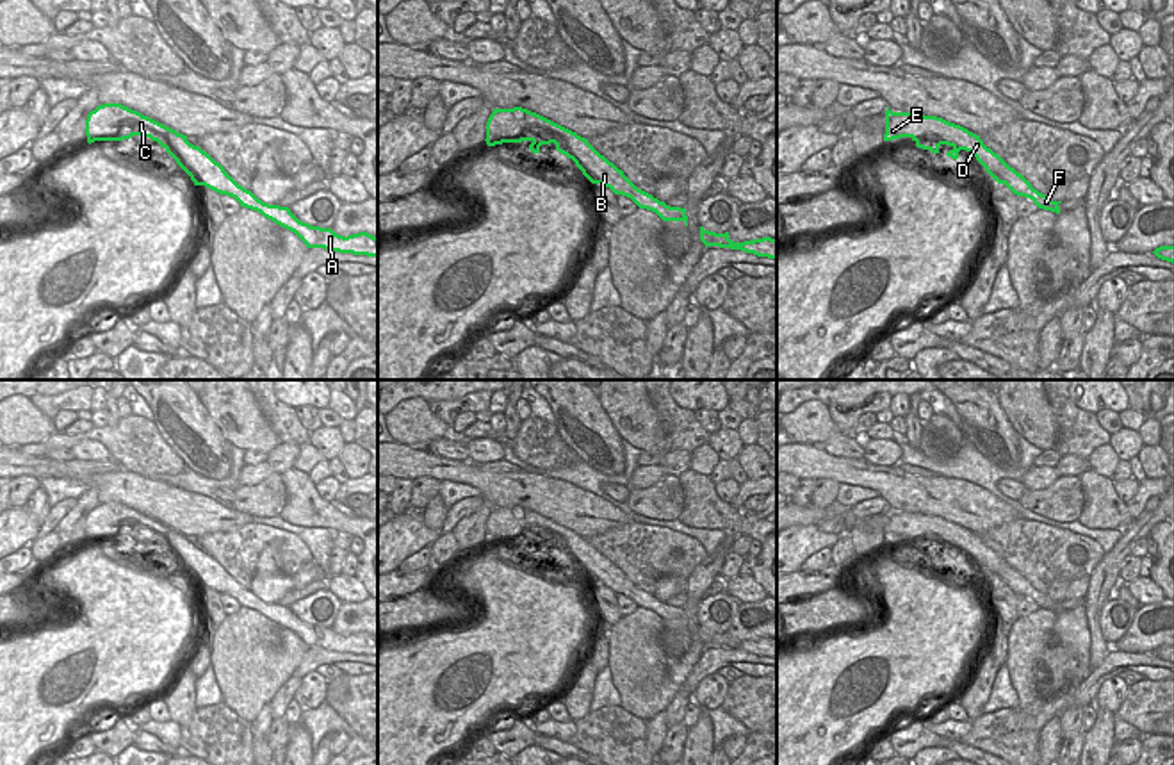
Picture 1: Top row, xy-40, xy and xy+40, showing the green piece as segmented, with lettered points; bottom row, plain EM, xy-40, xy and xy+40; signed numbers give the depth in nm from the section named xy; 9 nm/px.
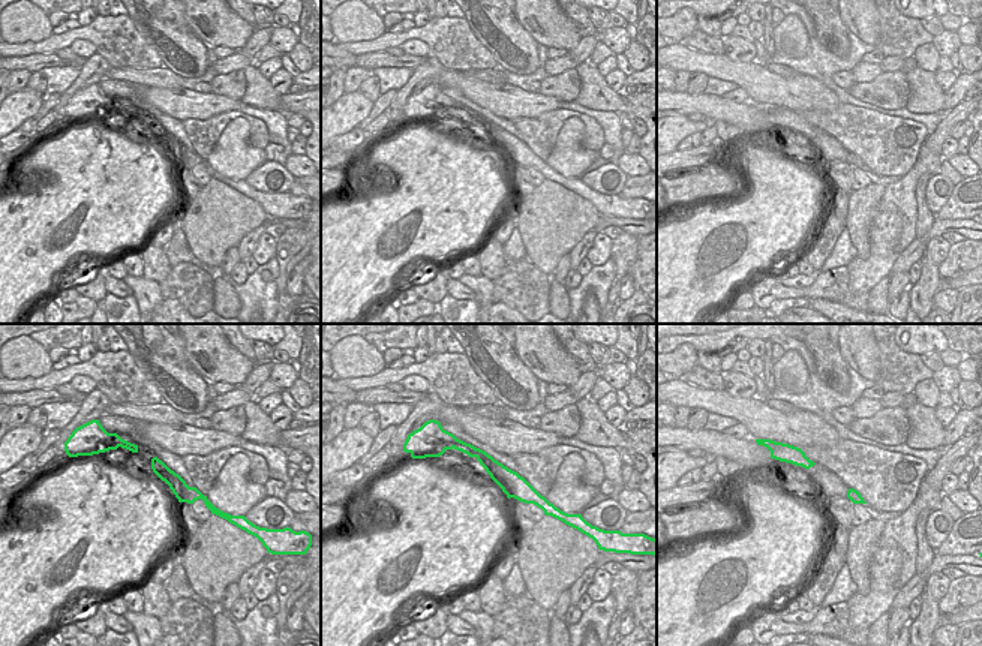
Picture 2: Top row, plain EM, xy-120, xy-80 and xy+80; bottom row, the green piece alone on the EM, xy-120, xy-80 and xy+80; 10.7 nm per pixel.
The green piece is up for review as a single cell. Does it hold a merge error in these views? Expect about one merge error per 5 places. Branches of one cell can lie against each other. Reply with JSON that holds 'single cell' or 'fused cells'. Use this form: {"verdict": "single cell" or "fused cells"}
{"verdict": "single cell"}

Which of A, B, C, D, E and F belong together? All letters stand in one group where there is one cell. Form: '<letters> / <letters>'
A B C D E F

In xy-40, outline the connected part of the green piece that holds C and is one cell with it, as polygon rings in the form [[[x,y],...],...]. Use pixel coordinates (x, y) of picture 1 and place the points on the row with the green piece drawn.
[[[103,103],[91,111],[86,119],[86,136],[89,144],[94,141],[123,141],[132,136],[150,137],[176,160],[194,185],[205,185],[219,194],[235,198],[241,207],[257,210],[264,218],[294,232],[306,248],[378,257],[378,237],[367,232],[344,237],[331,228],[299,221],[289,207],[264,203],[251,191],[239,185],[207,152],[191,144],[187,136],[121,103]]]

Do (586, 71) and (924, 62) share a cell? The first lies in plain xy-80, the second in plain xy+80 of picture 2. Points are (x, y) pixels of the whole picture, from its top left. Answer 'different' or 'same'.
different

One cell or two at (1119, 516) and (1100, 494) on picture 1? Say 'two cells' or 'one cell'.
one cell

